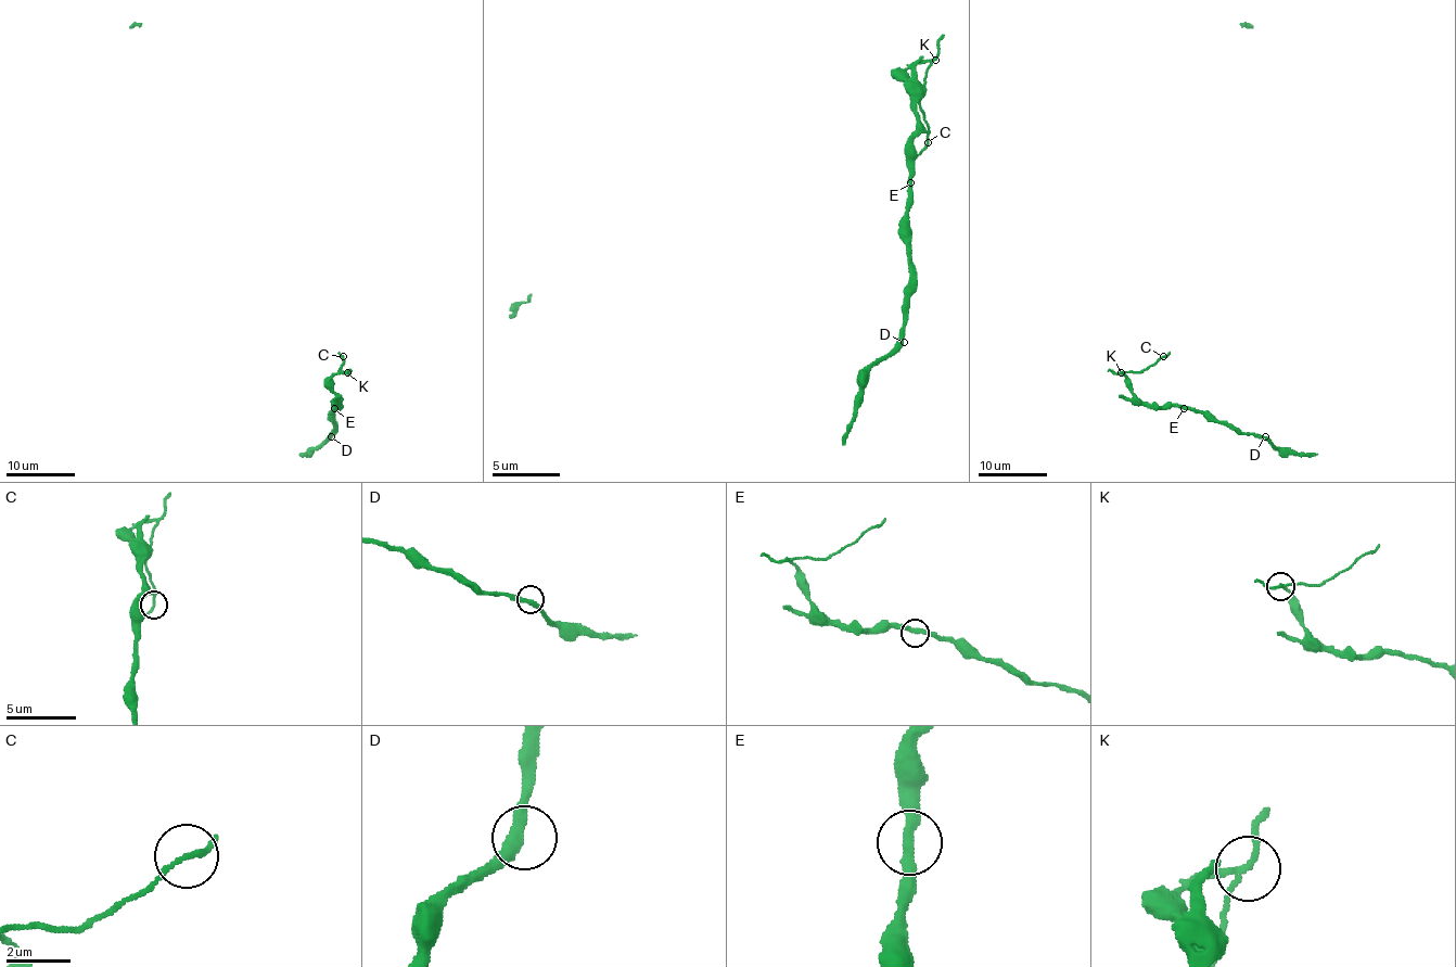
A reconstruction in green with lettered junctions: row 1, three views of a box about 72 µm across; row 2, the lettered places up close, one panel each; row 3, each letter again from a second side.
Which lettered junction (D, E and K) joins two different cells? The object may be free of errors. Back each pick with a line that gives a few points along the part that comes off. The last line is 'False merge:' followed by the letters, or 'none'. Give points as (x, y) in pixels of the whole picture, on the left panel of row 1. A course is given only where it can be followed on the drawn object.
K: Course of the part to remove: (346, 372), (340, 370), (343, 364), (340, 352)
False merge: K

